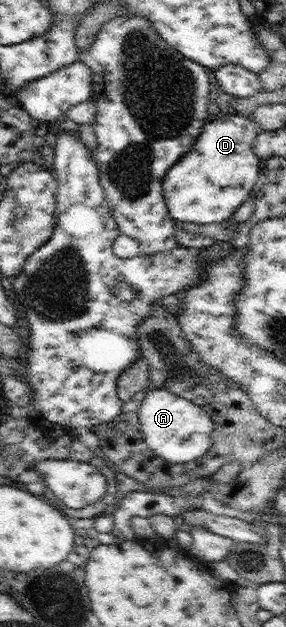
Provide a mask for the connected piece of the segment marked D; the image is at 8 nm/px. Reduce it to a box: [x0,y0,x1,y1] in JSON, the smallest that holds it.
[163,112,262,224]

